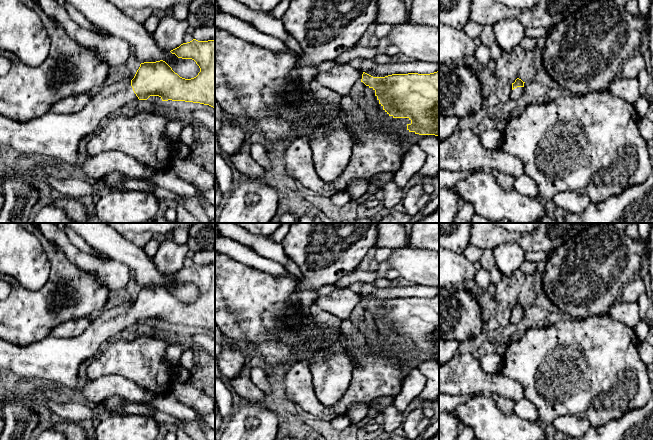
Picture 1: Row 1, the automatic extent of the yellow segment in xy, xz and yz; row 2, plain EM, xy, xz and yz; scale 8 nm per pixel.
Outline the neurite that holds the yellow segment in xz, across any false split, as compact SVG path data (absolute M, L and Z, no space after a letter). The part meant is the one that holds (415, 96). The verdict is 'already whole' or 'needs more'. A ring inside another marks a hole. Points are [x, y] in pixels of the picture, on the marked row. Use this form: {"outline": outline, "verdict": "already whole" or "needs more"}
{"outline": "M345 65L344 67L317 72L315 79L321 86L331 89L341 96L349 96L353 85L361 81L375 91L375 96L379 104L389 116L393 118L408 118L411 121L410 124L407 124L407 130L409 132L414 132L419 135L439 136L439 71L430 74L408 73L392 74L385 77L373 77L365 72Z", "verdict": "needs more"}

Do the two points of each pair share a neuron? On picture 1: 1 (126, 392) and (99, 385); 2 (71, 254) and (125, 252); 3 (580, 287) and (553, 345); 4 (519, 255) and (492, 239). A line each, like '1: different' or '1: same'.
1: same
2: different
3: different
4: different

